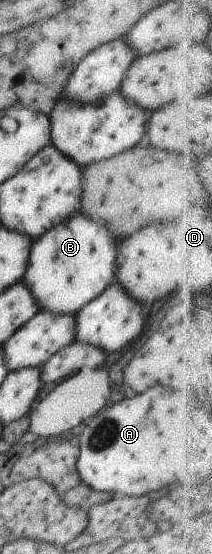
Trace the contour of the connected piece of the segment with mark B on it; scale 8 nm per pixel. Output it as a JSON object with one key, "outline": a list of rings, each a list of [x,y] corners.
{"outline":[[[73,215],[65,223],[45,231],[30,247],[23,283],[31,290],[41,309],[54,314],[73,314],[101,295],[116,281],[117,243],[103,223]]]}

